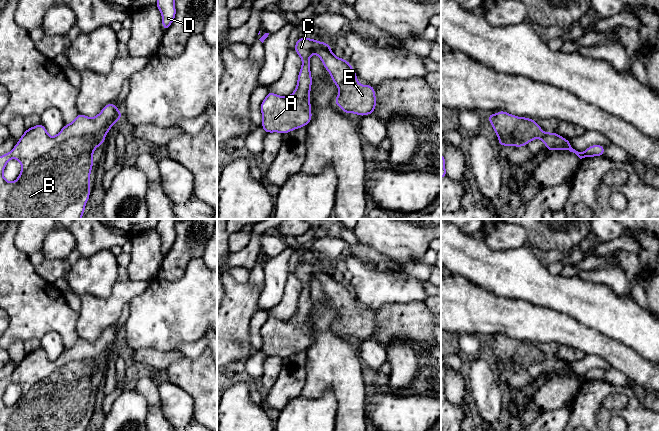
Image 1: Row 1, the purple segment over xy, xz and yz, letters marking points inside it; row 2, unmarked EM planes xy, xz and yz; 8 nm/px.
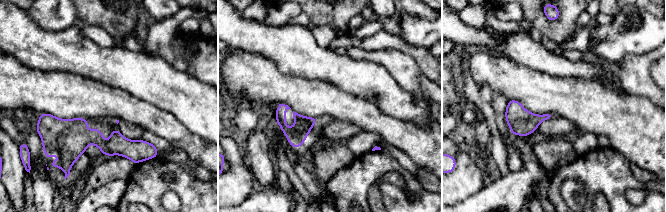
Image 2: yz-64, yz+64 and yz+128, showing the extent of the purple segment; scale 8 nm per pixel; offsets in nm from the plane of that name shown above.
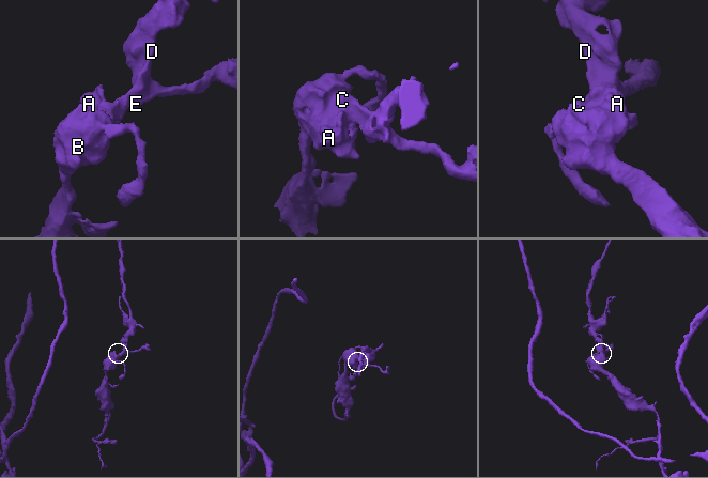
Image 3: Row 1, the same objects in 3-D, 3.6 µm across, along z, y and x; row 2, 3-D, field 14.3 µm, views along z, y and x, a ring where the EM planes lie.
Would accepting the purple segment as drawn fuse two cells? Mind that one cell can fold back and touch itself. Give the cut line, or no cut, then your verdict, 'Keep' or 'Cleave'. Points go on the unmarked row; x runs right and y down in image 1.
No split. Keep

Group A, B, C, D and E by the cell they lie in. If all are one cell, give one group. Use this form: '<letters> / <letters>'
A B C D E

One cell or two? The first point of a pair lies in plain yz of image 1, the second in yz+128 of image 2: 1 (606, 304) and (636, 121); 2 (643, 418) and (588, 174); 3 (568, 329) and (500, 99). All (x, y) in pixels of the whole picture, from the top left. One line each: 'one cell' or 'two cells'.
1: two cells
2: one cell
3: two cells

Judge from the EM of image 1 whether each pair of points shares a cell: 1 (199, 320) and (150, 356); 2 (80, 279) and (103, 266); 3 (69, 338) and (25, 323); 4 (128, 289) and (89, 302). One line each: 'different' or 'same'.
1: different
2: same
3: same
4: same

